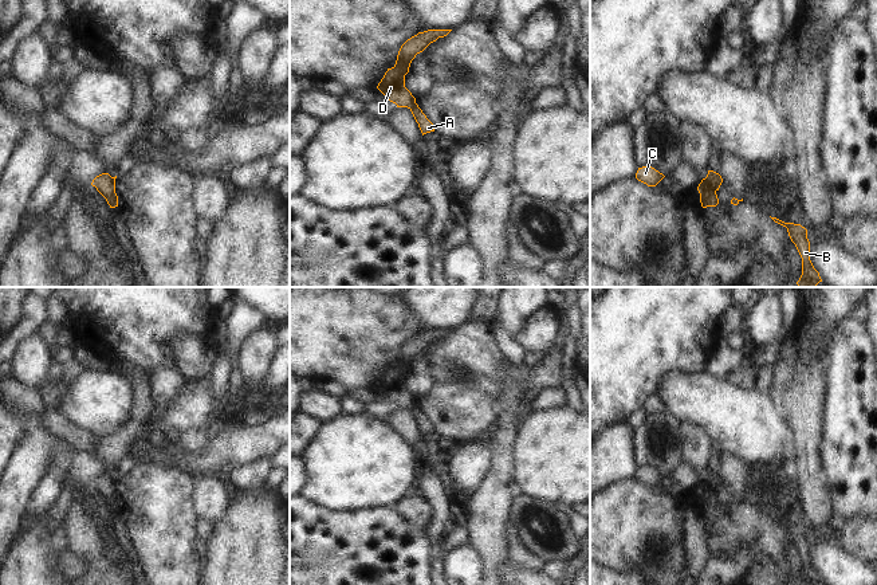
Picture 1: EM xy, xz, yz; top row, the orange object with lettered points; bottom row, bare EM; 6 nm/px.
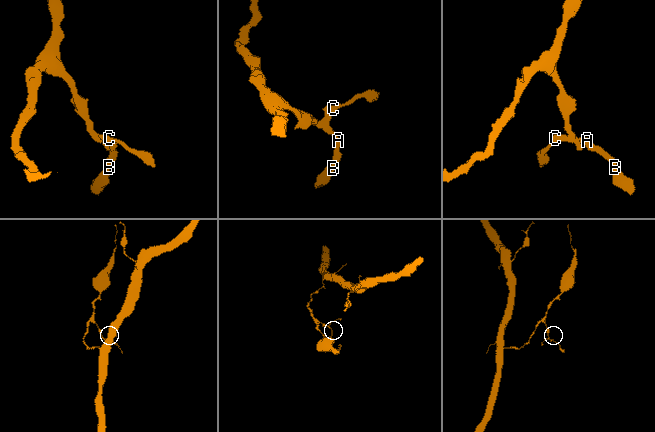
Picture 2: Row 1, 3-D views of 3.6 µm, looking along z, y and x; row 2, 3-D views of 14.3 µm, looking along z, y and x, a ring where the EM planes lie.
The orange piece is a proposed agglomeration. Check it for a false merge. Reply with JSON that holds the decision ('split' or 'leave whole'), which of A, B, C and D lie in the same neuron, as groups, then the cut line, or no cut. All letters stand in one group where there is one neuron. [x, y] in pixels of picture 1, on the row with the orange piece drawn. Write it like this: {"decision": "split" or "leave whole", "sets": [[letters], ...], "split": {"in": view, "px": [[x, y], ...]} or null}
{"decision": "split", "sets": [["A", "B"], ["C", "D"]], "split": {"in": "yz", "px": [[704, 179], [715, 191]]}}

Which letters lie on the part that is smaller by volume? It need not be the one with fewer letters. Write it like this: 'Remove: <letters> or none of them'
Remove: A, B.

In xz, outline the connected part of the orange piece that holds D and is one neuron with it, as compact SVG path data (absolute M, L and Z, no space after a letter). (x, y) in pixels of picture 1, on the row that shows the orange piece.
M428 30L408 39L400 48L396 64L388 68L377 89L397 107L410 109L416 98L405 87L405 75L412 60L438 38L447 36L452 30Z

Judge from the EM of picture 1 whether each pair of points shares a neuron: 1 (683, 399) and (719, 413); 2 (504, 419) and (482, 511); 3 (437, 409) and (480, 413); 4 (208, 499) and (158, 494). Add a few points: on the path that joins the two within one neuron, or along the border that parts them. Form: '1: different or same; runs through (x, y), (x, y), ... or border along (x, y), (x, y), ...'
1: same; runs through (692, 399), (703, 399), (710, 404)
2: same; runs through (502, 442), (499, 489)
3: same; runs through (448, 409), (470, 412)
4: different; border along (195, 479), (193, 510), (199, 517)

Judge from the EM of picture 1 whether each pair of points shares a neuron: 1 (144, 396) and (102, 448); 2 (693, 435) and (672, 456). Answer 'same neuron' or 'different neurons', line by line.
1: same neuron
2: different neurons

